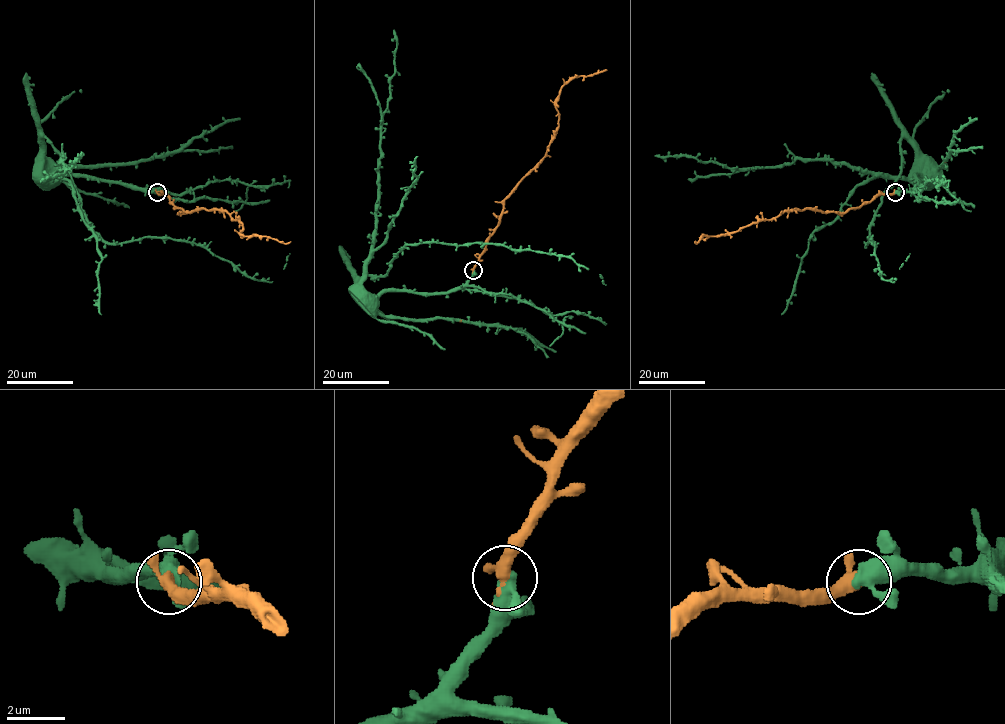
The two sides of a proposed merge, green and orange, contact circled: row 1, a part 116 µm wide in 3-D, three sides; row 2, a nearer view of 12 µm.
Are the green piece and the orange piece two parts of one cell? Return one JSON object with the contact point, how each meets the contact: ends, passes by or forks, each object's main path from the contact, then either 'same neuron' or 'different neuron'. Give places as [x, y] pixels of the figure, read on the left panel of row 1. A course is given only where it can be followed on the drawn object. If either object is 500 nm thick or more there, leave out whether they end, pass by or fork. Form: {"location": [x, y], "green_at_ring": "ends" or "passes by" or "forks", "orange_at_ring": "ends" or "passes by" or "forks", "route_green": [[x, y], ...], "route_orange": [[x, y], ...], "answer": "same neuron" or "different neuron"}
{"location": [157, 192], "green_at_ring": "passes by", "orange_at_ring": "passes by", "route_green": [[157, 193], [129, 184], [76, 175], [41, 175]], "route_orange": [[157, 193], [164, 194], [184, 212], [224, 210], [242, 224], [239, 232], [244, 236], [291, 242]], "answer": "same neuron"}

